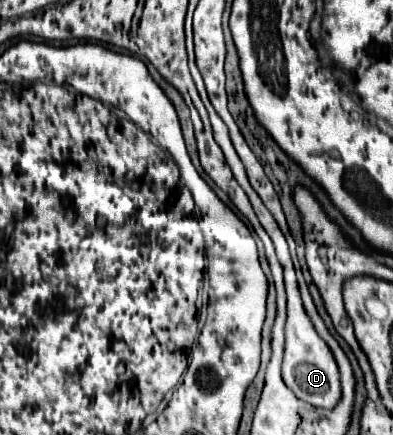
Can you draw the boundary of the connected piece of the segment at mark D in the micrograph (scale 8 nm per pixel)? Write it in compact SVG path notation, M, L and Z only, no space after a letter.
M193 72L193 78L195 78L195 84L197 84L197 90L199 90L199 96L209 112L209 118L211 118L211 126L213 126L213 136L215 136L215 142L219 144L219 148L223 150L225 154L225 160L235 176L235 180L239 182L239 186L245 190L245 194L249 196L251 204L253 204L253 210L259 218L259 222L263 224L265 232L269 234L269 238L273 240L273 246L275 246L275 252L277 252L277 258L283 266L283 272L285 272L285 290L287 290L287 322L285 322L285 354L283 354L283 366L281 366L281 376L283 376L283 382L295 392L297 398L317 406L317 408L333 408L333 404L337 404L337 400L341 398L341 384L339 384L339 372L337 372L337 364L333 360L333 354L329 352L327 344L319 338L319 334L315 332L311 320L307 318L305 310L303 310L303 304L301 304L301 296L299 296L299 288L297 288L297 280L295 280L295 270L293 270L293 262L291 262L291 256L289 256L289 248L287 248L287 242L285 242L285 236L283 232L279 230L277 222L273 220L273 216L269 214L269 210L263 206L261 198L257 196L257 192L253 192L249 180L247 180L247 174L245 174L245 168L229 140L229 132L225 128L225 122L217 116L217 112L213 110L207 94L205 94L205 86L203 86L203 80L199 78L197 72Z

